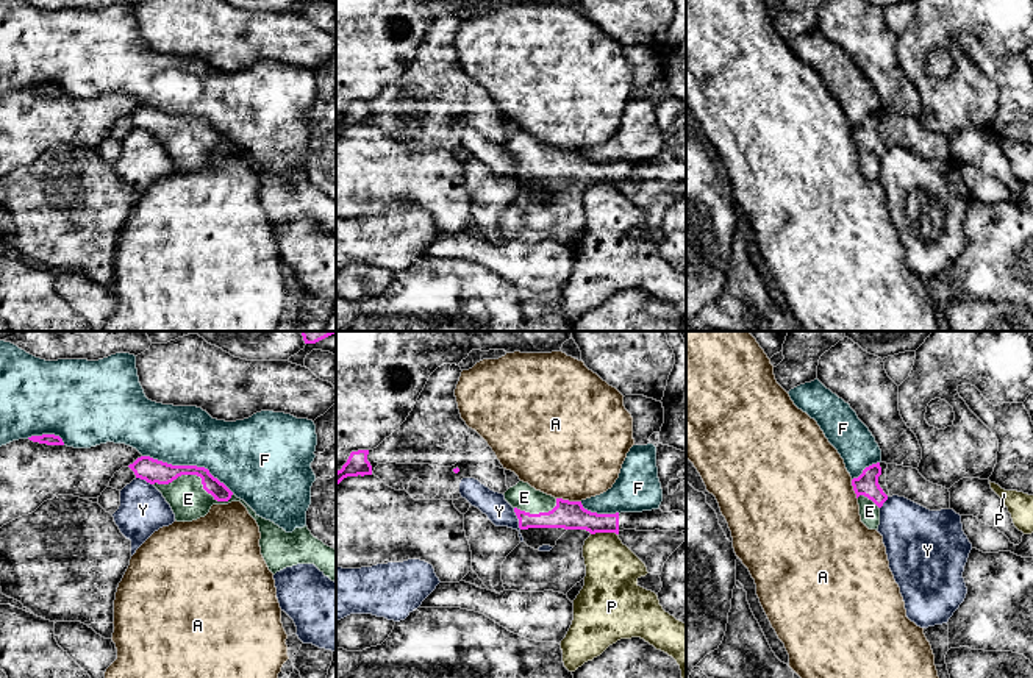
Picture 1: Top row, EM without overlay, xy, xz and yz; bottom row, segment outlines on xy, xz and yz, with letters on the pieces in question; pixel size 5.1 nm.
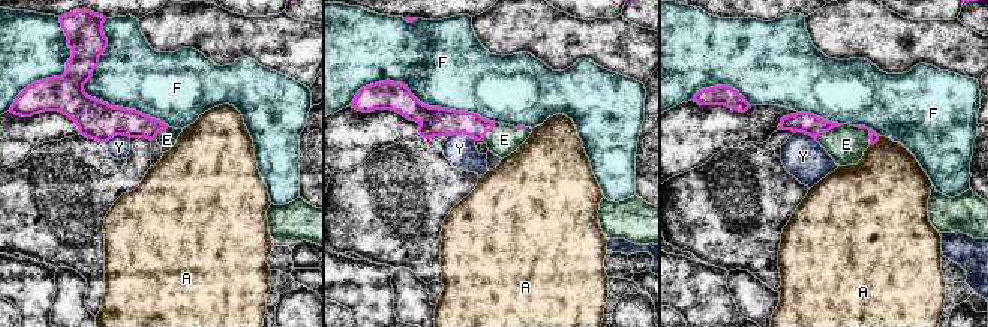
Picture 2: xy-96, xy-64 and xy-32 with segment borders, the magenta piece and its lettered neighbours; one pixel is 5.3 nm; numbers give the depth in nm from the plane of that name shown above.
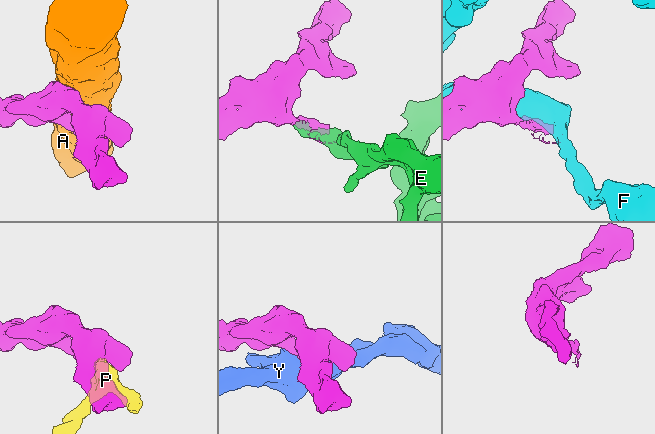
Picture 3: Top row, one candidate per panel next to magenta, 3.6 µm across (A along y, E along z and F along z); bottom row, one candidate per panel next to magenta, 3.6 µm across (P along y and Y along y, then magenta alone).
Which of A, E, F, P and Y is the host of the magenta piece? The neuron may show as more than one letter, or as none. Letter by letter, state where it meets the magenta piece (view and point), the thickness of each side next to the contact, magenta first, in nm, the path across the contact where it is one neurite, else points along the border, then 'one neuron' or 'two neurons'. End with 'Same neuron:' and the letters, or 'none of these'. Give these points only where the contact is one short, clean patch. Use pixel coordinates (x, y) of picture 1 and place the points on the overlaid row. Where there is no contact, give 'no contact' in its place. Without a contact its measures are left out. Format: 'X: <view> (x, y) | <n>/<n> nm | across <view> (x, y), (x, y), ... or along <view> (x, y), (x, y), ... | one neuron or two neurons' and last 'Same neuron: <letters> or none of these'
A: xz (568, 500) | 150/500 nm | two neurons
E: xy (197, 475) | 120/200 nm | one neuron
F: xy (188, 466) | 120/320 nm | two neurons
P: xz (604, 531) | 150/280 nm | along xz (616, 533), (591, 535) | two neurons
Y: xz (518, 517) | 150/140 nm | two neurons
Same neuron: E

